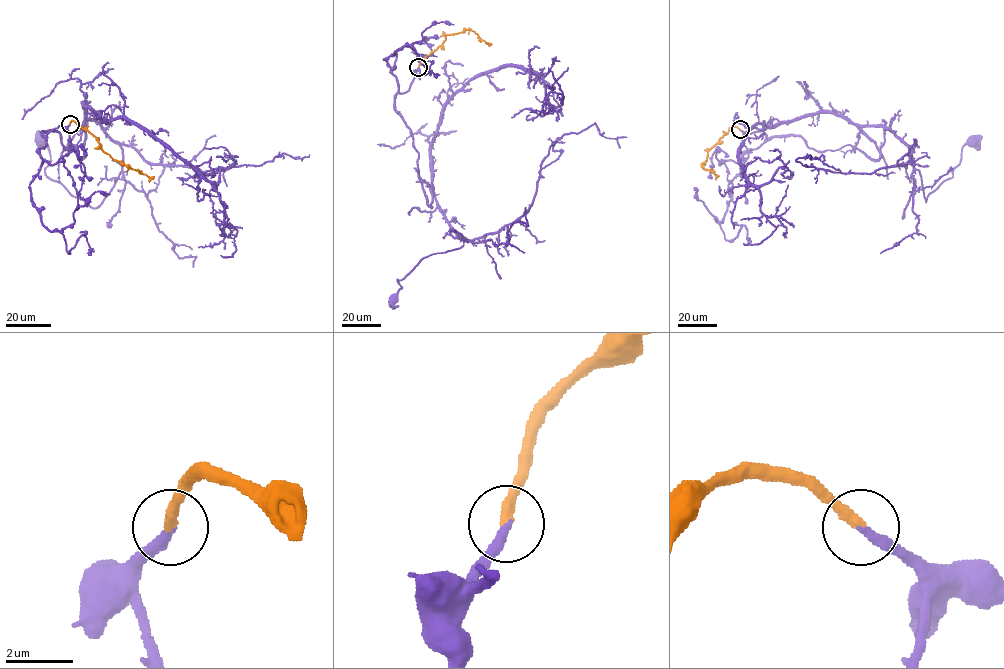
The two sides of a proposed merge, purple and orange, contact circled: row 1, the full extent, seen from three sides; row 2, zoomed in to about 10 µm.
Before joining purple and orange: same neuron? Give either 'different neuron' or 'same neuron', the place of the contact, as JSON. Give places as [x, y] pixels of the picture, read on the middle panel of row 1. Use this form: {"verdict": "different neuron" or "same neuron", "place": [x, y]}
{"verdict": "same neuron", "place": [418, 67]}

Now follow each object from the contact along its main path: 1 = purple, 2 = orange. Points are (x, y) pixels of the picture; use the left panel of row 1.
1: (69, 124), (42, 134), (56, 130), (67, 149), (95, 120), (122, 152), (97, 207), (46, 175), (39, 138)
2: (69, 124), (74, 120), (86, 129), (102, 150), (145, 174), (151, 180), (149, 182)

